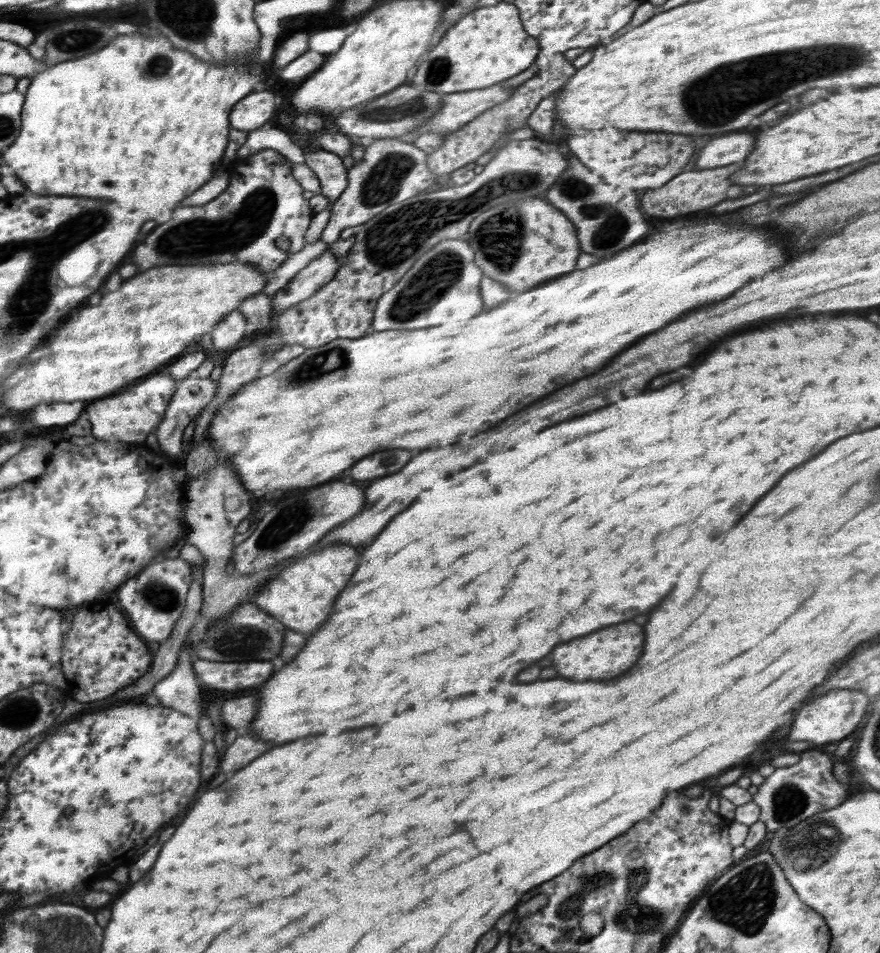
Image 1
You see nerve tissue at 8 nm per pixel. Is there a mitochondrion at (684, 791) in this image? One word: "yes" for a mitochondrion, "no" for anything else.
no

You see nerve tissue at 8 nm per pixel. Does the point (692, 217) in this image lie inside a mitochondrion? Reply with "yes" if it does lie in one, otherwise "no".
no

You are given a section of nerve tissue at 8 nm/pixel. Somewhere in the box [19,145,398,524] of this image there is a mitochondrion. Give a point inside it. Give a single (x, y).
(257, 209)

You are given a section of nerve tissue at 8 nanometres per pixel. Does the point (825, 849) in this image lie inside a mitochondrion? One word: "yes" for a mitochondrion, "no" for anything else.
yes

